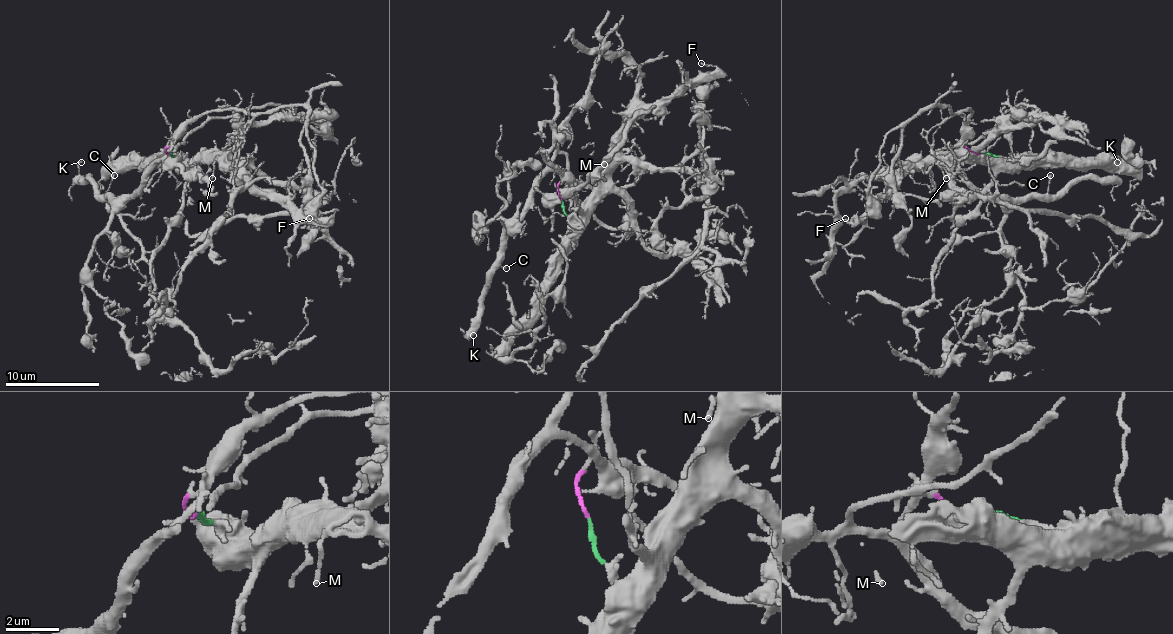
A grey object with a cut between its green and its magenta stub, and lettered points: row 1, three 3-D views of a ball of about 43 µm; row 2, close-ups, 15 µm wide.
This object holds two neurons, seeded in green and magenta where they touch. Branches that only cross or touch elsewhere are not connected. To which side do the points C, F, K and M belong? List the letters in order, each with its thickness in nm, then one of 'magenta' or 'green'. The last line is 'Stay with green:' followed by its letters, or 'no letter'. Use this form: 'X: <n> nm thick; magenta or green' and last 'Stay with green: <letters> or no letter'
C: 130 nm thick; magenta
F: 120 nm thick; green
K: 130 nm thick; magenta
M: 130 nm thick; green
Stay with green: F, M

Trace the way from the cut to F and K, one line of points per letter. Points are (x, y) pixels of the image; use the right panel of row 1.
F: (982, 154), (996, 156), (1001, 166), (918, 161), (861, 218), (850, 222), (845, 218)
K: (979, 154), (961, 147), (953, 163), (979, 189), (1015, 199), (1050, 199), (1081, 180), (1107, 180), (1116, 161)

